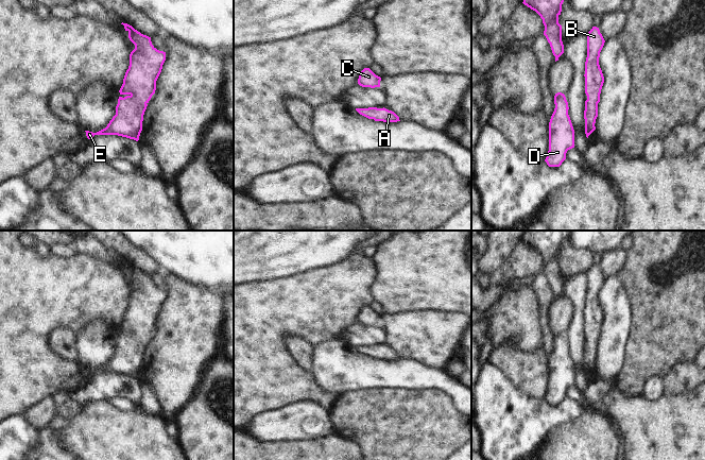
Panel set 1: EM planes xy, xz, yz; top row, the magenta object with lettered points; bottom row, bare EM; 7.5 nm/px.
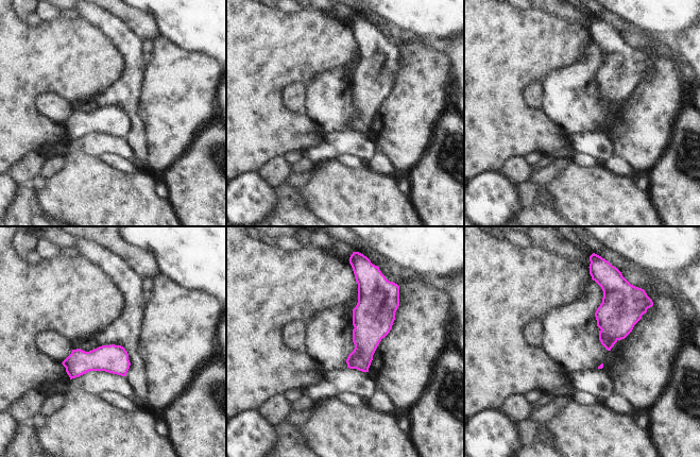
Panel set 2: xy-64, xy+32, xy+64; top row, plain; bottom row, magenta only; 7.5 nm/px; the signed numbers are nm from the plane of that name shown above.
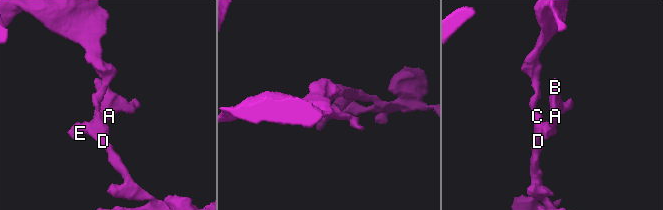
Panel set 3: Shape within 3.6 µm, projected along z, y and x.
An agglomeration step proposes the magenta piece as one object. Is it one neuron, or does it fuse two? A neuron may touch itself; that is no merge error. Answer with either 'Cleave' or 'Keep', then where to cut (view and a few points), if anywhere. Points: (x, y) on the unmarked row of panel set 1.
Keep. No split

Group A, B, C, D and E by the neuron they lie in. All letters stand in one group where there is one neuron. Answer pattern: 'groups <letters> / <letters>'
groups A B C D E

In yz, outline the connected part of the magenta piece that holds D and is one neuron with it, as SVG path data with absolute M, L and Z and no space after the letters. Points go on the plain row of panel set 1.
M562 330L554 334L555 346L549 360L549 389L545 399L560 405L568 388L574 386L574 368L568 353L568 340Z

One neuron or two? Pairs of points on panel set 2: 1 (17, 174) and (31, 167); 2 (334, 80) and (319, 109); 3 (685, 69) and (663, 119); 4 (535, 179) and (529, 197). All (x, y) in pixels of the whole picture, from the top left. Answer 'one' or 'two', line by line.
1: one
2: one
3: two
4: two

